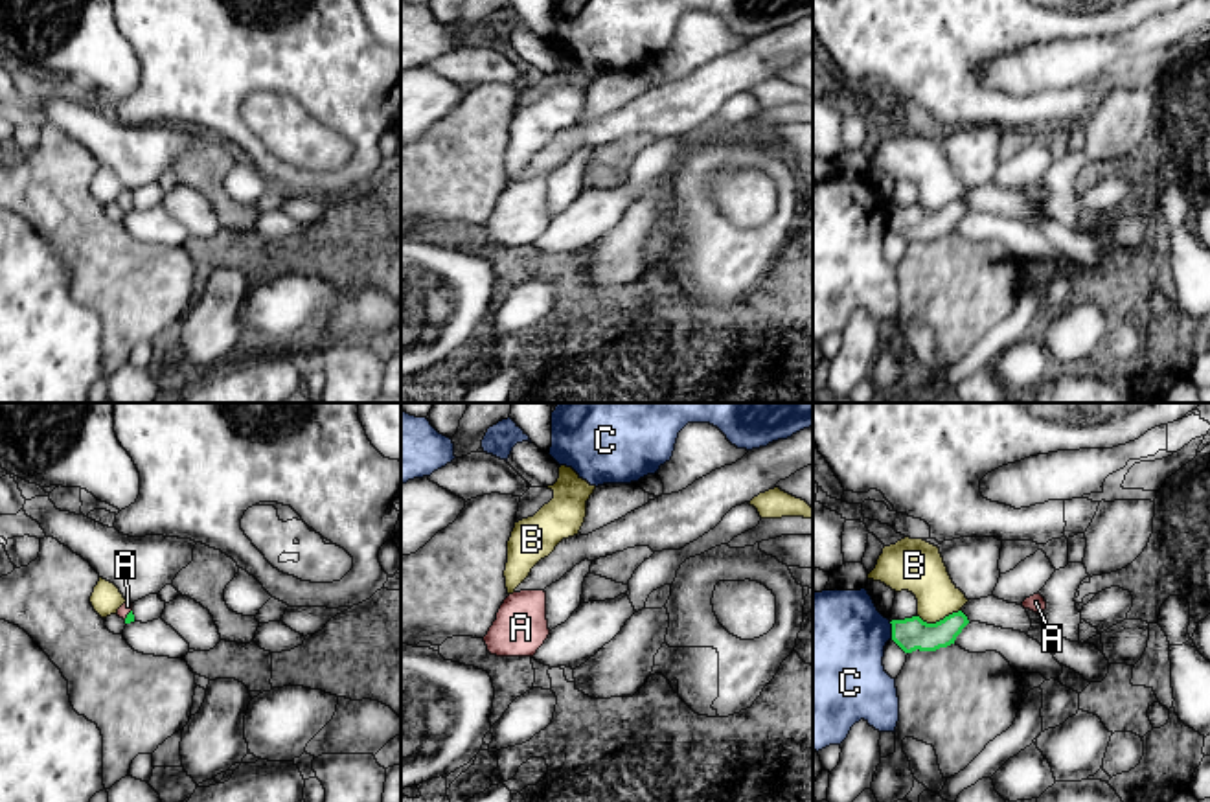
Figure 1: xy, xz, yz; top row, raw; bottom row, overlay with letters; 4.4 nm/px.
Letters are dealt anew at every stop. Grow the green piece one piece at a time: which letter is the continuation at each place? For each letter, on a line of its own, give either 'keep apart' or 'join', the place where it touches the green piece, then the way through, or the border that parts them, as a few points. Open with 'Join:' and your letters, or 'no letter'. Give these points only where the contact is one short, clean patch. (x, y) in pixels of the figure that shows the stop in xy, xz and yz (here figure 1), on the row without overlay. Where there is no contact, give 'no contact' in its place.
Join: A
A: join; meets green in xy at (127, 203); runs through xy (129, 206), (127, 203), (127, 194)
B: keep apart; meets green in yz at (940, 208)
C: keep apart; meets green in yz at (892, 217); border along yz (889, 210), (892, 225)

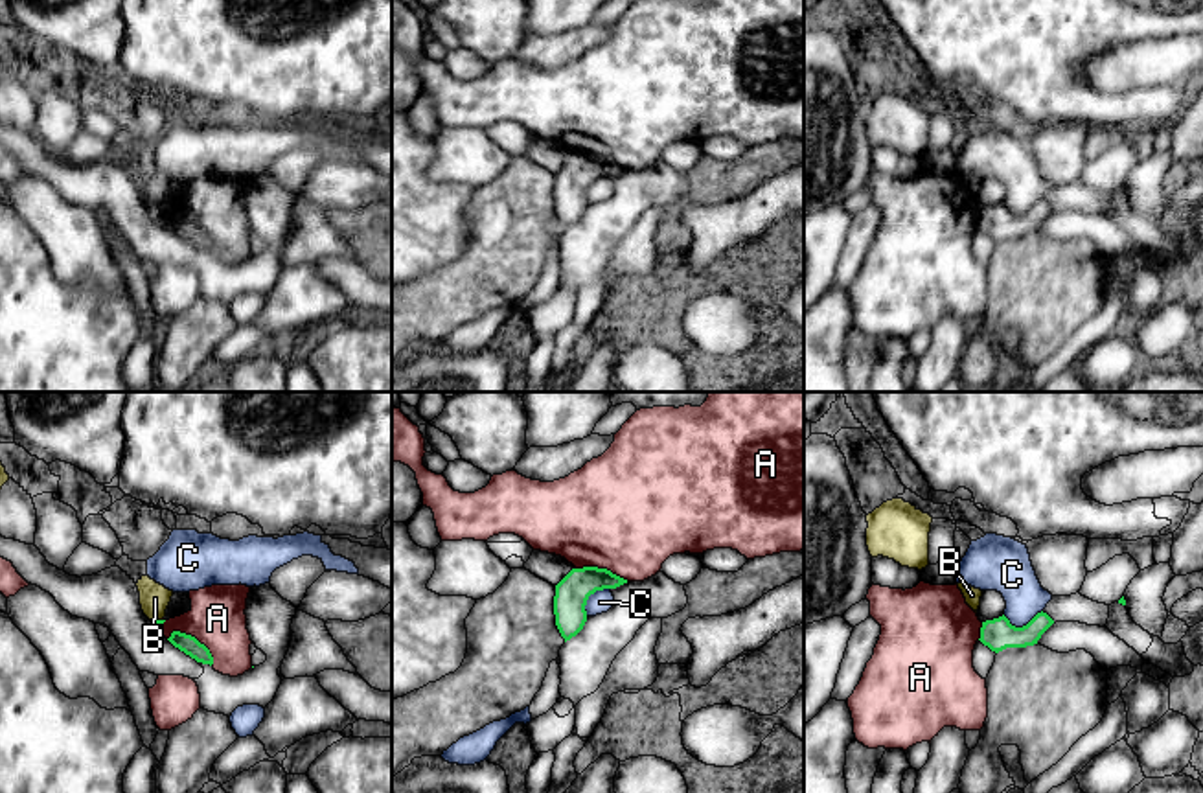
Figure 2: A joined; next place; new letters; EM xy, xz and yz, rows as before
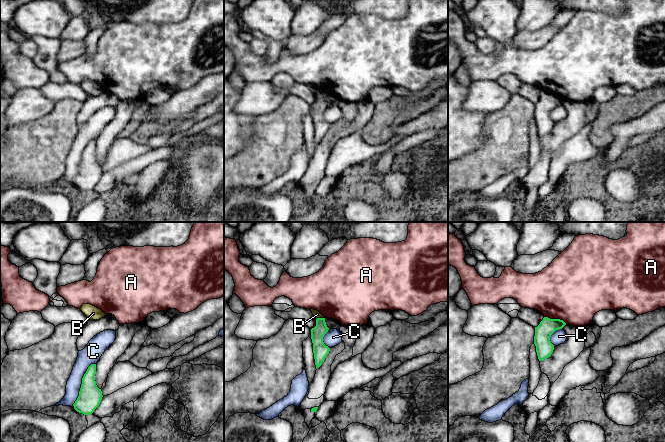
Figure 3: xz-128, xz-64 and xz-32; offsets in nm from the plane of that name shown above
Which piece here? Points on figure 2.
Join: no letter
A: keep apart; meets green in xy at (195, 227); border along xy (170, 221), (183, 219), (194, 223), (208, 238), (212, 252)
B: keep apart; meets green in xy at (157, 208); border along xy (162, 206), (153, 210)
C: keep apart; meets green in xz at (589, 183)

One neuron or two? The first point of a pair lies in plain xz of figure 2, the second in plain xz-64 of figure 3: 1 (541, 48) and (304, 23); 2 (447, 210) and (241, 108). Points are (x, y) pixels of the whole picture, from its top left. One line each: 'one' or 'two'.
1: two
2: two

